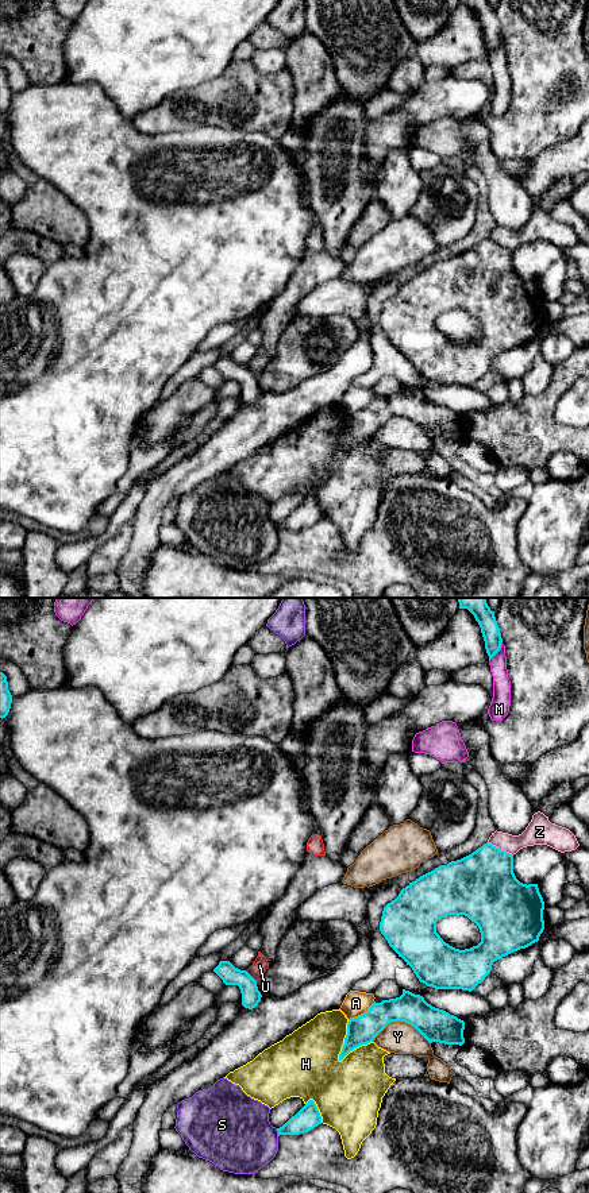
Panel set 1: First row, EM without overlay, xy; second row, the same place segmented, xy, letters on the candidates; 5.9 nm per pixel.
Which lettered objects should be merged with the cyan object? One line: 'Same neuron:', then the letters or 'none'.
Same neuron: none

